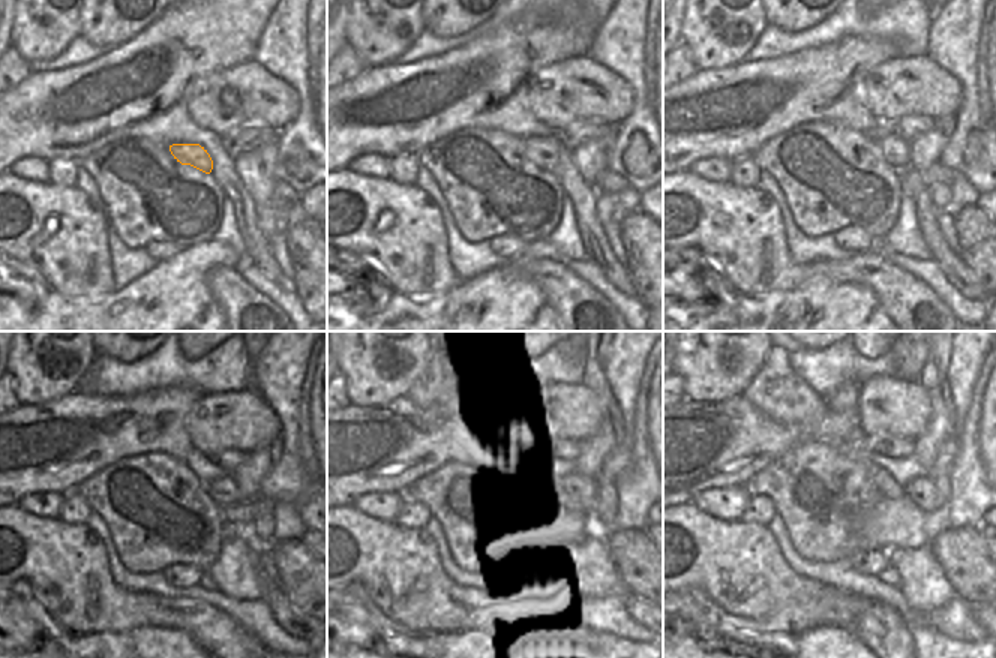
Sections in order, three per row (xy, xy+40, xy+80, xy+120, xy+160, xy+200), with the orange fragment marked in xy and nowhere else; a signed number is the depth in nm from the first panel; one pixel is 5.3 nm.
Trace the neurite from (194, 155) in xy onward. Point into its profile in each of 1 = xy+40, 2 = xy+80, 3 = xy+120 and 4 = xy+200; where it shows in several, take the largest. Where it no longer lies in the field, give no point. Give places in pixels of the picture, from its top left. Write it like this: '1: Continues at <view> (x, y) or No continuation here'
1: Continues at xy+40 (546, 153)
2: Continues at xy+80 (894, 150)
3: Continues at xy+120 (224, 490)
4: Continues at xy+200 (921, 490)

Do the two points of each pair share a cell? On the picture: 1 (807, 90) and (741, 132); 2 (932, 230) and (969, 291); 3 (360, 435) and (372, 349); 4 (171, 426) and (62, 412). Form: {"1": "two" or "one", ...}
{"1": "one", "2": "one", "3": "two", "4": "one"}

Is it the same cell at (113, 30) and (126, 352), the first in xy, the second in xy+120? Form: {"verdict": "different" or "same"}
{"verdict": "same"}

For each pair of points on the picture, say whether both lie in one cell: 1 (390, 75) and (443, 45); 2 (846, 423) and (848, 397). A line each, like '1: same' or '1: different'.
1: different
2: different

